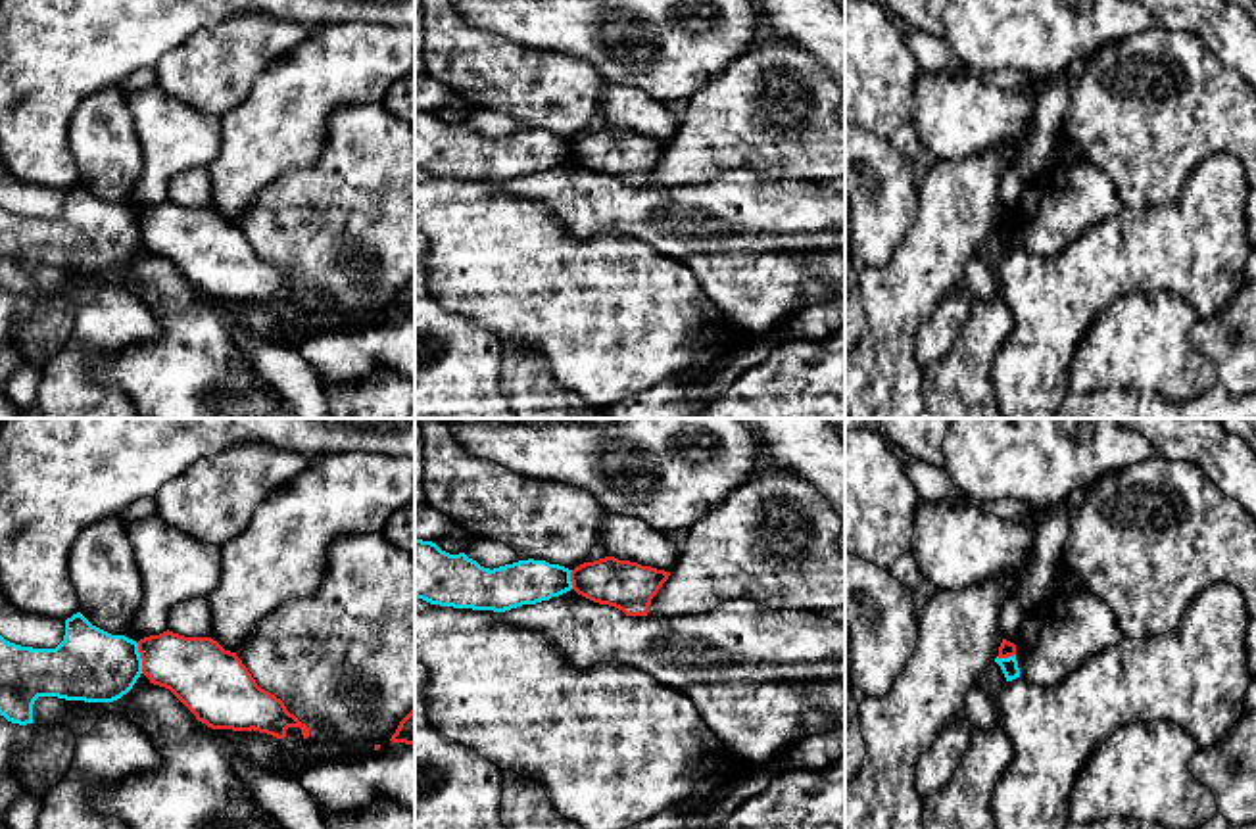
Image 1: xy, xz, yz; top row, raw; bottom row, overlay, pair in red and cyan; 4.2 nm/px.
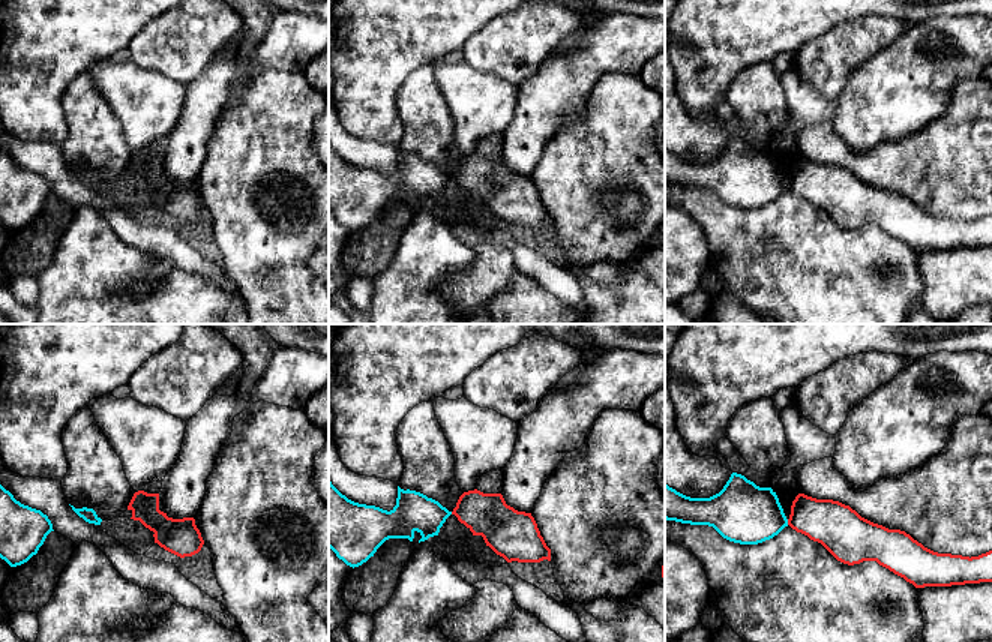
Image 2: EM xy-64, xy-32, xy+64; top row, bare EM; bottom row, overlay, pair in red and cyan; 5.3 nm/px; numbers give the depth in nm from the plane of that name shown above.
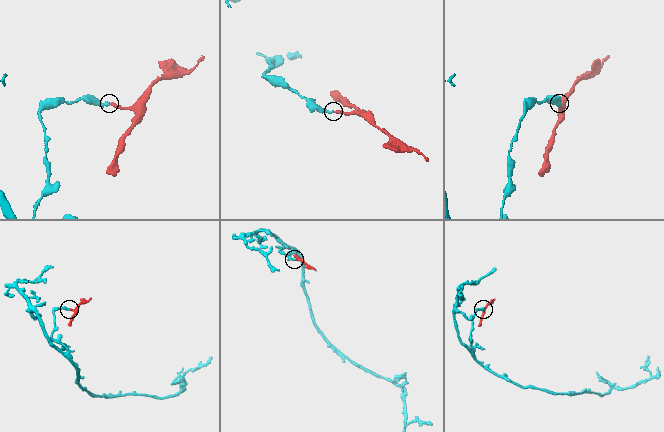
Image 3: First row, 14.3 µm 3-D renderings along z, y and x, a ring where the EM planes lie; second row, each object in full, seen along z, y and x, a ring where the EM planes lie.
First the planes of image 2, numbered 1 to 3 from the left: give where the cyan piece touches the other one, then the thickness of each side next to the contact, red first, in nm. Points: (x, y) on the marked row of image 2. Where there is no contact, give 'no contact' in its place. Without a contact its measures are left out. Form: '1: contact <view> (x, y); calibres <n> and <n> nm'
1: no contact
2: no contact
3: contact xy+64 (788, 522); calibres 240 and 320 nm

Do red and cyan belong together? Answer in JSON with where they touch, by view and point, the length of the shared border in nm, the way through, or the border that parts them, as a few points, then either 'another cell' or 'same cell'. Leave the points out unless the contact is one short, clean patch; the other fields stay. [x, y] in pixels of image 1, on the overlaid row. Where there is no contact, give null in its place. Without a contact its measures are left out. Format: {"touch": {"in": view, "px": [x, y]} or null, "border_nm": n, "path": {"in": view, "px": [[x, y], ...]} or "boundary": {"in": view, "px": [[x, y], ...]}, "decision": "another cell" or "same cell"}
{"touch": {"in": "xy", "px": [141, 657]}, "border_nm": 130, "boundary": {"in": "xy", "px": [[137, 643], [143, 672]]}, "decision": "another cell"}

